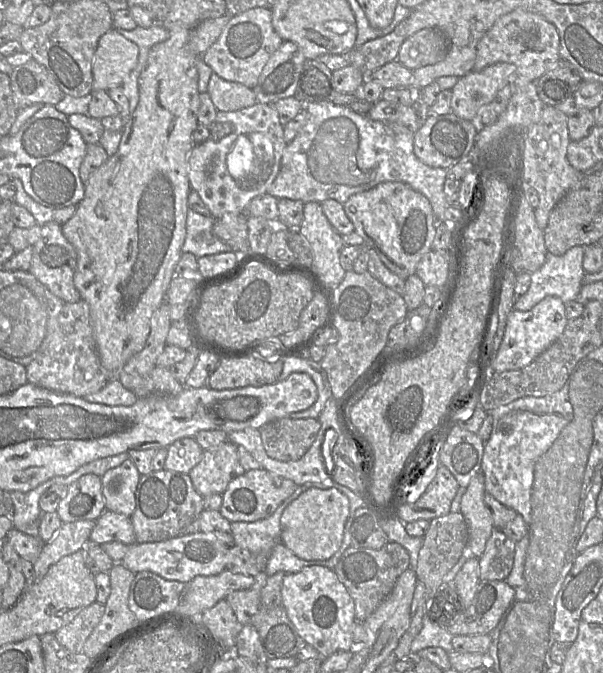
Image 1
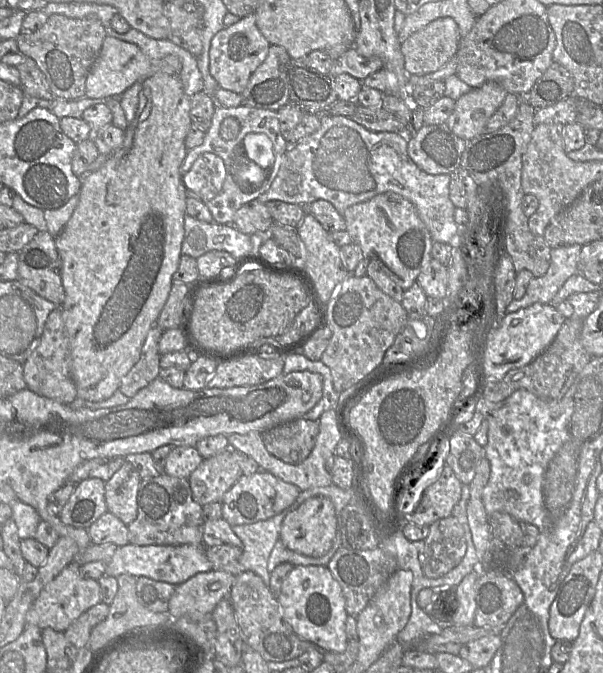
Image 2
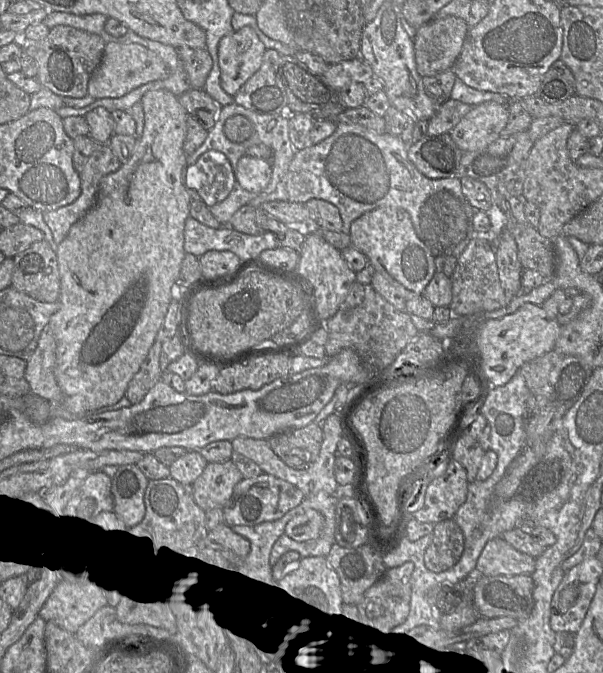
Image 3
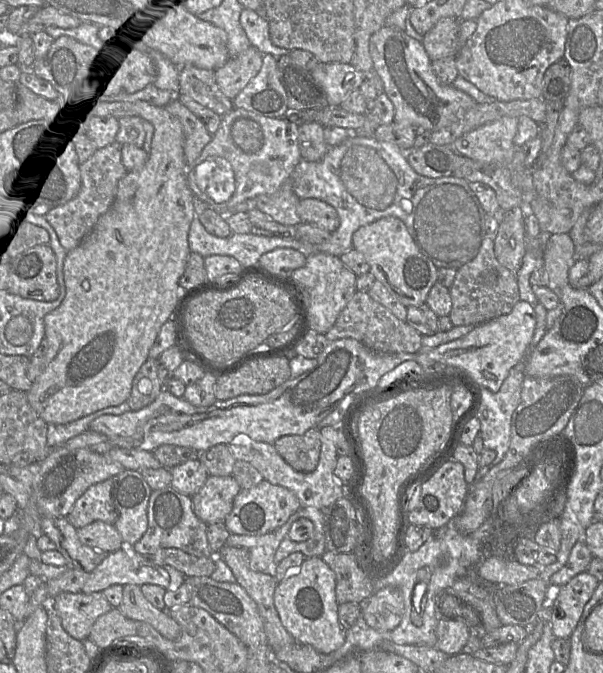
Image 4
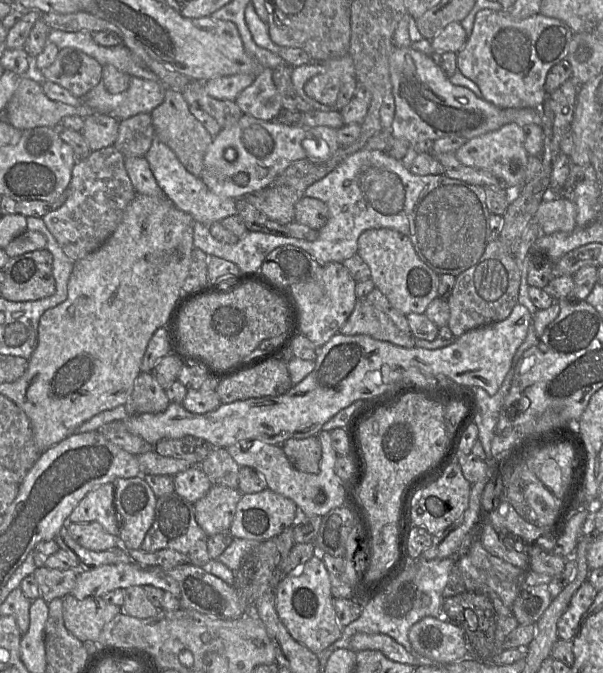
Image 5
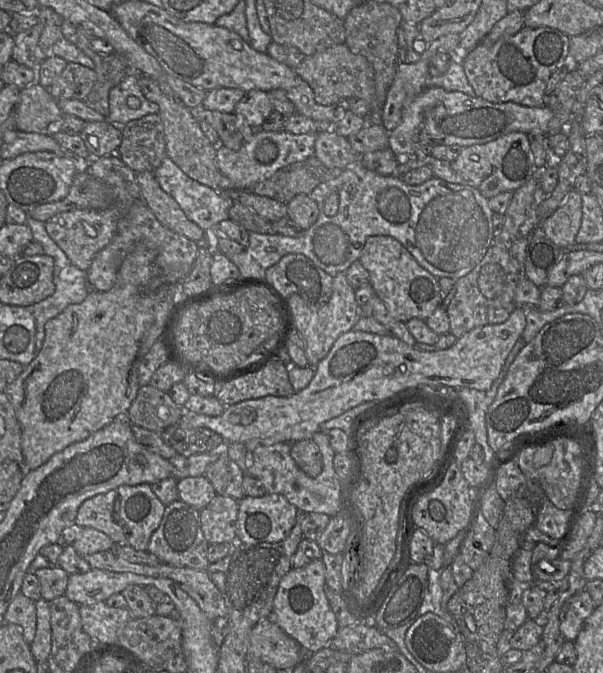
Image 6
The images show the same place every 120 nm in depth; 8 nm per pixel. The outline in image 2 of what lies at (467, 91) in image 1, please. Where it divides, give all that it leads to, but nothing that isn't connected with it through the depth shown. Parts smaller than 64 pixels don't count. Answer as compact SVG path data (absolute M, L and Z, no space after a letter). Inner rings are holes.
M489 81L462 95L446 124L458 137L465 140L482 134L488 120L499 109L508 92L498 83Z

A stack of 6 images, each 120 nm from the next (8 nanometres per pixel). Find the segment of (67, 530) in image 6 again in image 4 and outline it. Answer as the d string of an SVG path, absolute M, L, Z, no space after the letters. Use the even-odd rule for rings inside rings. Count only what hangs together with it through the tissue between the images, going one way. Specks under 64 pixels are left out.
M94 521L77 529L77 537L83 545L103 553L112 553L127 547L115 526L103 521Z

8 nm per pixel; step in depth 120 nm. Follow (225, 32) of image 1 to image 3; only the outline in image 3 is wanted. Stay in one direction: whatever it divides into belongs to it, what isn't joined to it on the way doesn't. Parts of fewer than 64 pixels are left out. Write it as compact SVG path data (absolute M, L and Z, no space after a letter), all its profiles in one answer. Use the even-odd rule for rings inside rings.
M245 26L222 37L218 44L220 84L234 96L261 67L266 48L255 30Z

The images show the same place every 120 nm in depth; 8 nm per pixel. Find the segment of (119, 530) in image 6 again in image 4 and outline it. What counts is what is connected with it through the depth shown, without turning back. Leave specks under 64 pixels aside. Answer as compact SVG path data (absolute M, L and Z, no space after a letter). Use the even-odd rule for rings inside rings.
M112 479L90 486L77 499L66 519L76 530L94 521L114 525L117 512L112 500Z

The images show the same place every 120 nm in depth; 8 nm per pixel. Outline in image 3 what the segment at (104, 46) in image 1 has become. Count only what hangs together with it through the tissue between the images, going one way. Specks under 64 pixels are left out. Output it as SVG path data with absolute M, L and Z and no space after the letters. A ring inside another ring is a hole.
M107 43L104 55L88 83L88 95L94 99L120 98L149 82L164 80L170 75L169 66L150 49L135 43Z

